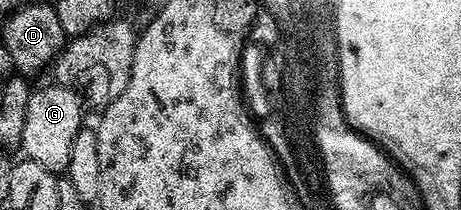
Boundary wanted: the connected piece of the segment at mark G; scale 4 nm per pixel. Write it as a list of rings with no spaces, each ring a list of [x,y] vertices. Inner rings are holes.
[[[50,83],[44,89],[30,94],[27,106],[23,108],[25,124],[22,127],[20,148],[24,149],[26,158],[41,163],[43,167],[54,173],[61,173],[68,165],[71,145],[77,132],[83,127],[84,102],[78,93],[66,89],[58,83]]]

